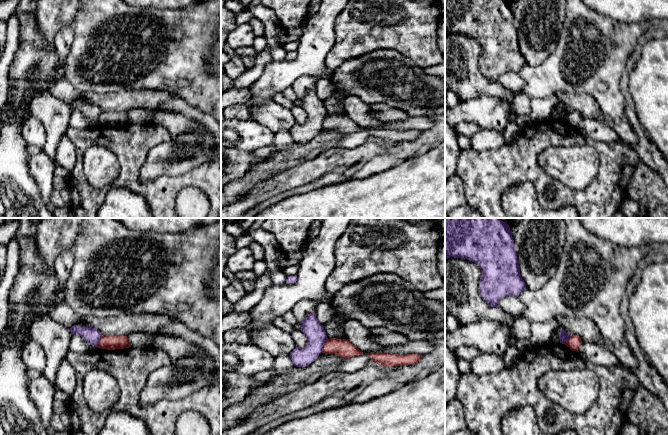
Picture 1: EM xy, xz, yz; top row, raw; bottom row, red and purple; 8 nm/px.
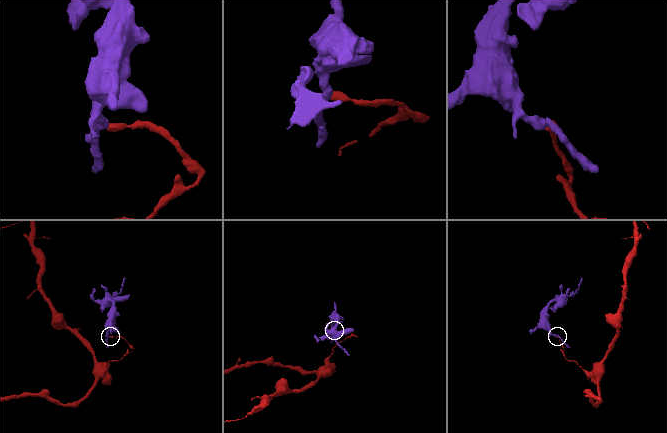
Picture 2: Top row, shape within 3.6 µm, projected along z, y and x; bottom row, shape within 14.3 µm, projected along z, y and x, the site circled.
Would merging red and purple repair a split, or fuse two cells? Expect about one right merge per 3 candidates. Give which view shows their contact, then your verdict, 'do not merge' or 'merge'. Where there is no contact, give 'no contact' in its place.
xz | do not merge

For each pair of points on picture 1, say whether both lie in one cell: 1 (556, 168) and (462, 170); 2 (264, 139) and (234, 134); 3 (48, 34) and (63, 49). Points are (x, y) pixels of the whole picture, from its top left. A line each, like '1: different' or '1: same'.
1: different
2: same
3: different

